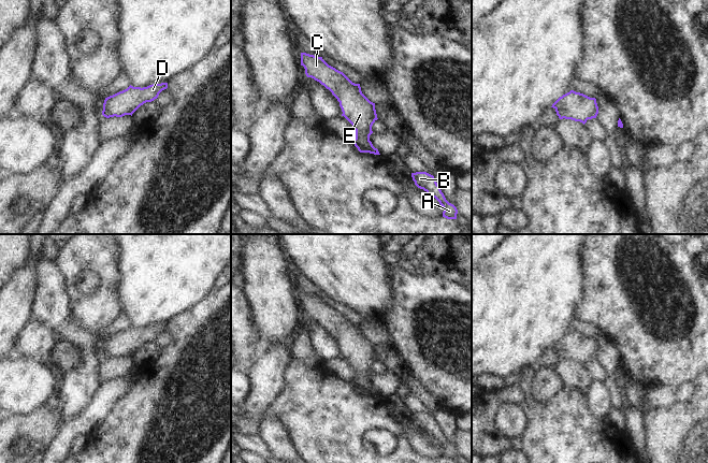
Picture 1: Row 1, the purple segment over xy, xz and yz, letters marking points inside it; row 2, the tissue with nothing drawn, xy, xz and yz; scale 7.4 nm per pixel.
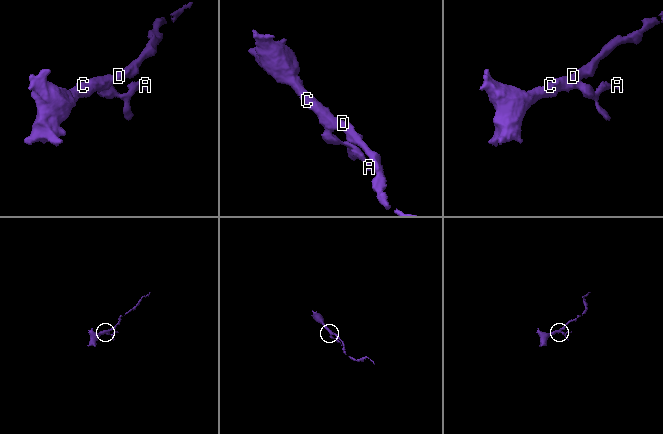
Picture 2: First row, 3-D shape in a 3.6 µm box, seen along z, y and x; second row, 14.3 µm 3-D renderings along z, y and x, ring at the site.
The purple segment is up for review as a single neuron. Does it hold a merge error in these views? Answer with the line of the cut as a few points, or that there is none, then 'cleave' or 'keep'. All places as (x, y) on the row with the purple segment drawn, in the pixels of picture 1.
no cut; keep

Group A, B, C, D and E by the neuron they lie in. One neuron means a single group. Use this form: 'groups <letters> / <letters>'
groups A B C D E

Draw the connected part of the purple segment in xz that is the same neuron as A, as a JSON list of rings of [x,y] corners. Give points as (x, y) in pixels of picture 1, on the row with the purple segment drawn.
[[[416,172],[411,173],[411,177],[418,188],[423,189],[429,196],[435,198],[439,202],[444,208],[443,217],[457,219],[457,207],[446,200],[433,175],[427,172]]]

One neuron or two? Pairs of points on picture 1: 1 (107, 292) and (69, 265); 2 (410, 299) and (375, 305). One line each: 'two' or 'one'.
1: one
2: two

